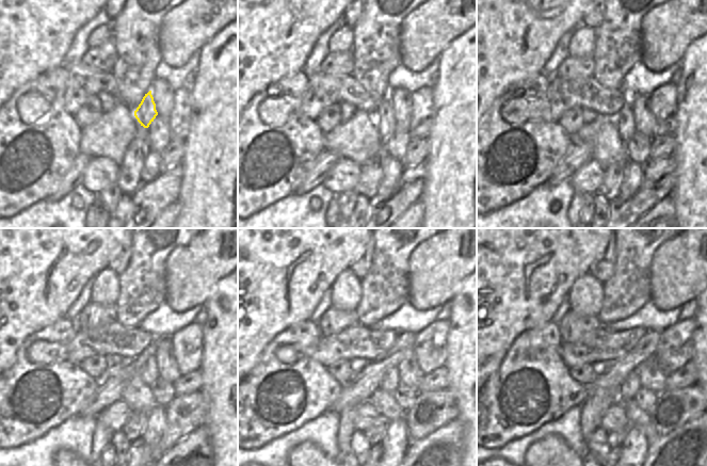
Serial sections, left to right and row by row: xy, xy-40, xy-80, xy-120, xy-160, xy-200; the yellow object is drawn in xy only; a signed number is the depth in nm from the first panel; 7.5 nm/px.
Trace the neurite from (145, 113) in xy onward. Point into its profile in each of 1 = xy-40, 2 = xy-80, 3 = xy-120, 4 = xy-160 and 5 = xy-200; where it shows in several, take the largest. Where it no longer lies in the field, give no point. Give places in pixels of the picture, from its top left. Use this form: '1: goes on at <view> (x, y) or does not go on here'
1: goes on at xy-40 (385, 122)
2: goes on at xy-80 (623, 121)
3: goes on at xy-120 (149, 373)
4: goes on at xy-160 (390, 381)
5: goes on at xy-200 (627, 390)

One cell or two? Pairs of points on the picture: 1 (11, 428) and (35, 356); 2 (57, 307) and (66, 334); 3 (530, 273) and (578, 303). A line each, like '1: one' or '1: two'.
1: two
2: two
3: two

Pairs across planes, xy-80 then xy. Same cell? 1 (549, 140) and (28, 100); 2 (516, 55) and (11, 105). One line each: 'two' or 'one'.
1: two
2: two

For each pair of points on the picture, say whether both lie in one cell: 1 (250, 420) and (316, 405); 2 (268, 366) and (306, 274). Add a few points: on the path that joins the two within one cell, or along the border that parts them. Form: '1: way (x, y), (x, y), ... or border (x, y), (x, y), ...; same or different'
1: way (266, 420), (275, 428), (292, 422), (300, 416); same
2: border (305, 320), (293, 323), (280, 331), (264, 348); different

